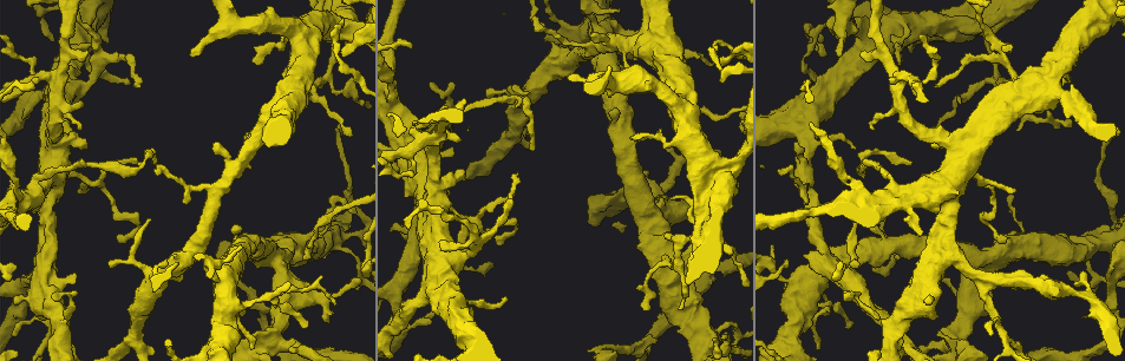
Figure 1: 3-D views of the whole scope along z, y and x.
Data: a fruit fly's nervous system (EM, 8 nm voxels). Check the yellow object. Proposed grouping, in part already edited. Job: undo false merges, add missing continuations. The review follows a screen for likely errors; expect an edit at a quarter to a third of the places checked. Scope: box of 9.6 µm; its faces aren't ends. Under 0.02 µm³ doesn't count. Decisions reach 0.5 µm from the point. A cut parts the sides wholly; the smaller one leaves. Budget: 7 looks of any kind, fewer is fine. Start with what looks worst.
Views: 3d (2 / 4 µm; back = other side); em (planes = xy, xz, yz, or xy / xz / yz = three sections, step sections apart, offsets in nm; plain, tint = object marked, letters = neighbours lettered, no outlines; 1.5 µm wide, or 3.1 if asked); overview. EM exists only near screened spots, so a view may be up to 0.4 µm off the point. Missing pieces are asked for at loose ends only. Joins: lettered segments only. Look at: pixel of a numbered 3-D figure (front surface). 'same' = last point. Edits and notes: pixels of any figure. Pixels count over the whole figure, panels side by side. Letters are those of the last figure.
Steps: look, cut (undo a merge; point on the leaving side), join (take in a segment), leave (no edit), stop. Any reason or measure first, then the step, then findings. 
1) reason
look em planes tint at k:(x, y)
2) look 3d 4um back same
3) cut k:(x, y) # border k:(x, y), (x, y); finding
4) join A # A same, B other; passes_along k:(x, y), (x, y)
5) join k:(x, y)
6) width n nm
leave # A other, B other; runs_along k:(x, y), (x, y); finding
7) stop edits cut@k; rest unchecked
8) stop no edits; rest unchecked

end of a long branch
look 3d 4um at 1:(534, 149)

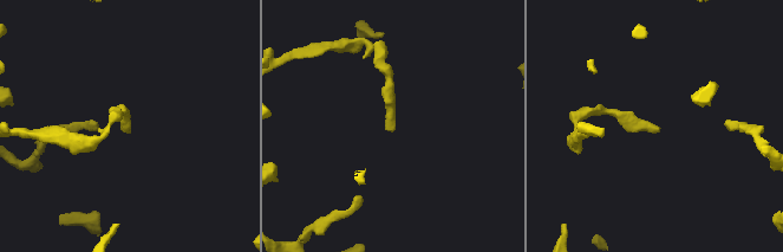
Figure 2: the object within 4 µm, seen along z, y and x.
shape alone is not enough
look em planes letters at 2:(658, 132)

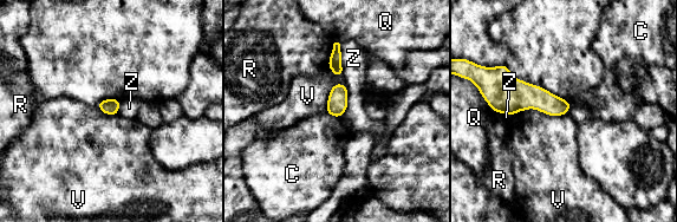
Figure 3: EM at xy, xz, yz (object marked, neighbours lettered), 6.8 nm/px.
leave # C other, Q other, R other, V other, Z other; border 3:(567, 112), (523, 109), (514, 115); no lettered segment goes on from it

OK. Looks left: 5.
an open end
look em planes plain at 1:(1004, 238)

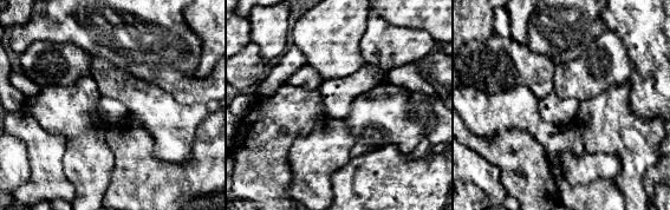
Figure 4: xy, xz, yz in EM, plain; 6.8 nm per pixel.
look em planes letters same

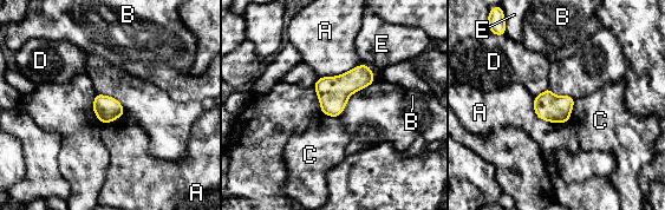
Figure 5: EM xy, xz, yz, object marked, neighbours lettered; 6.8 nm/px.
width 170 nm
leave # A other, B other, C other, D other, E other; border 5:(574, 99), (571, 115), (566, 122); none of them fits

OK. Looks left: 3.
touches itself
look 3d 4um at 1:(893, 192)

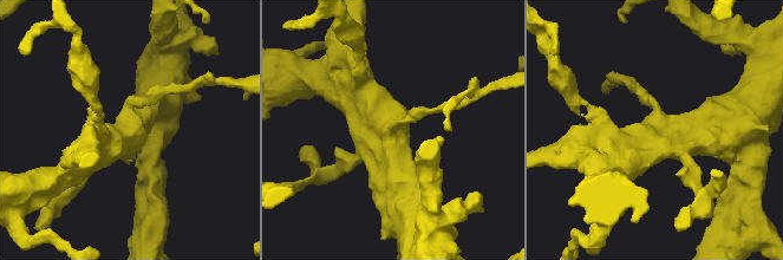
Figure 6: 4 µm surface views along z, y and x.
arms 3
look em planes tint at 6:(133, 124)

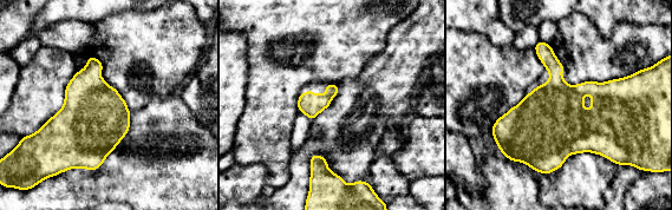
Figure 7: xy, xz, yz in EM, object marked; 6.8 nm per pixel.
look em planes letters same

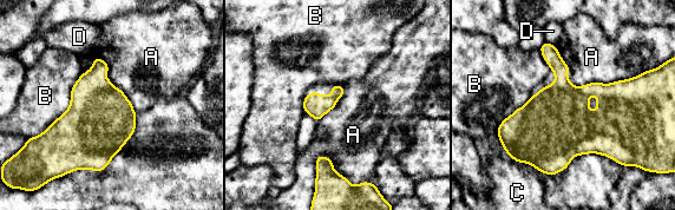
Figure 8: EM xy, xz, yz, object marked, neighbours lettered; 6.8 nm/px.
leave # A other, B other, C other, D other; border 8:(640, 73), (610, 83), (569, 81); one neuron here

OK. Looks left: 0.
stop no edits; rest unchecked

